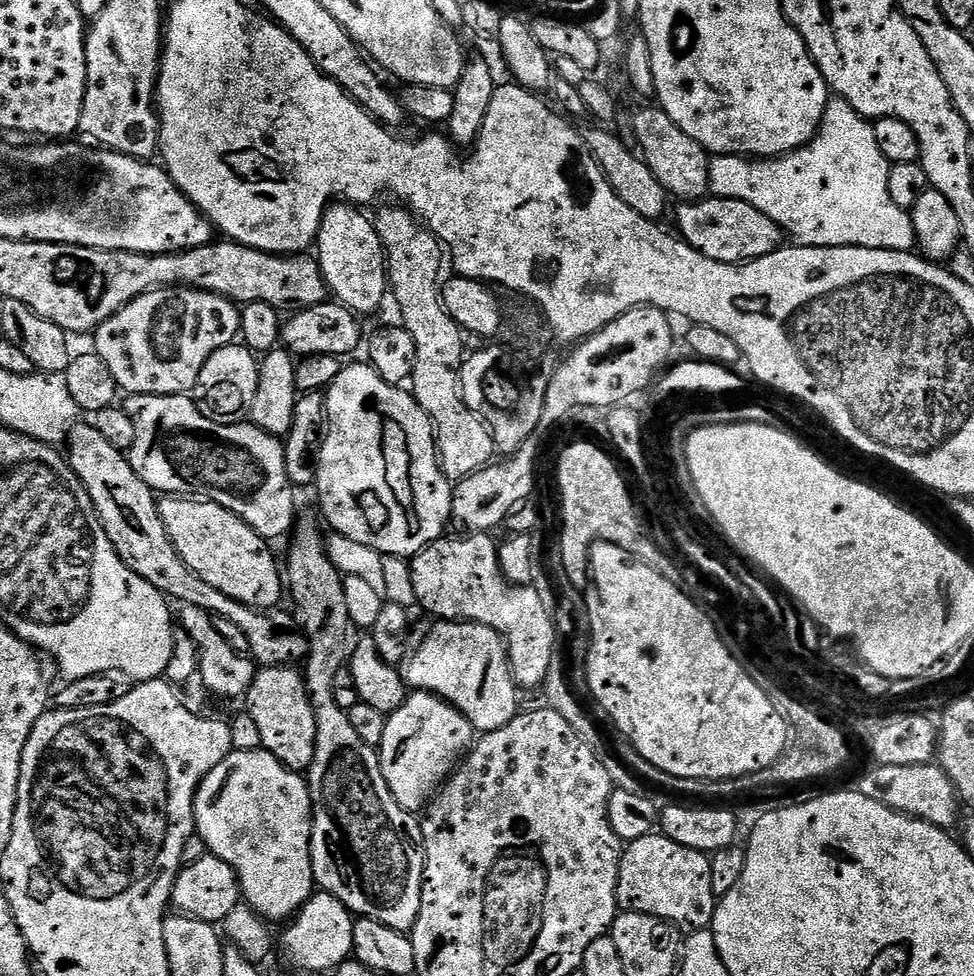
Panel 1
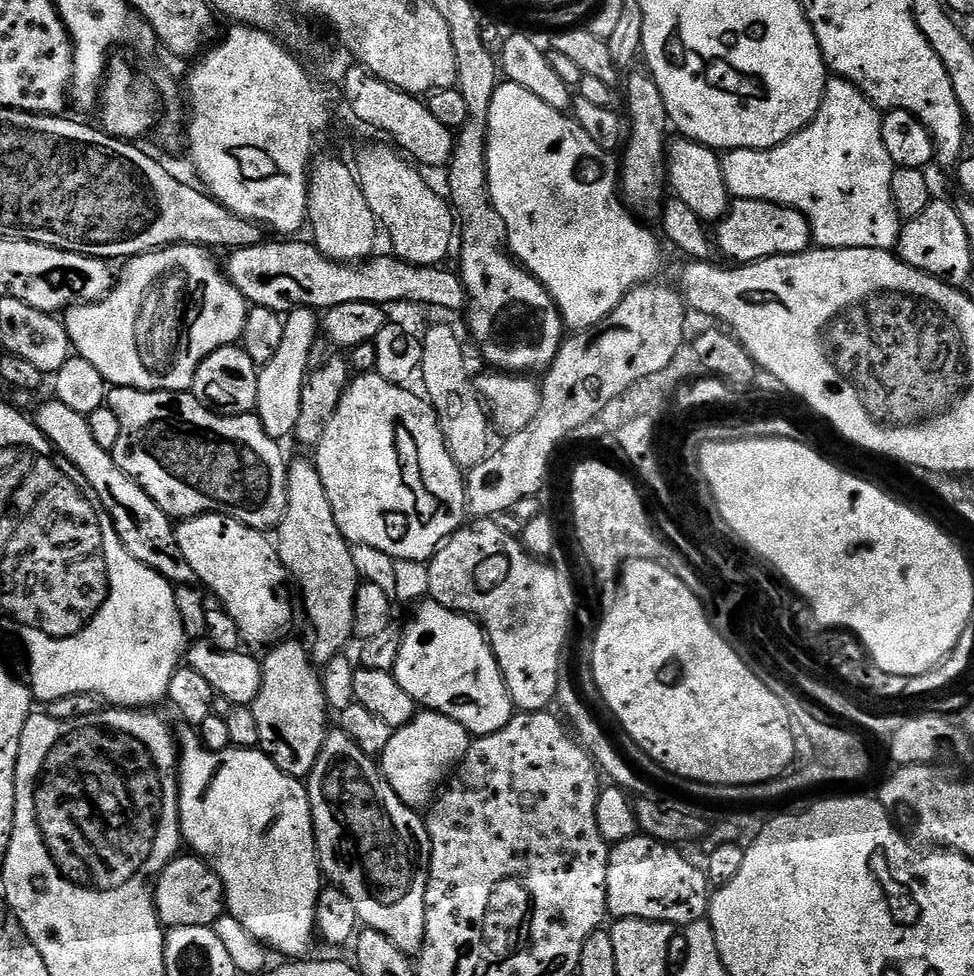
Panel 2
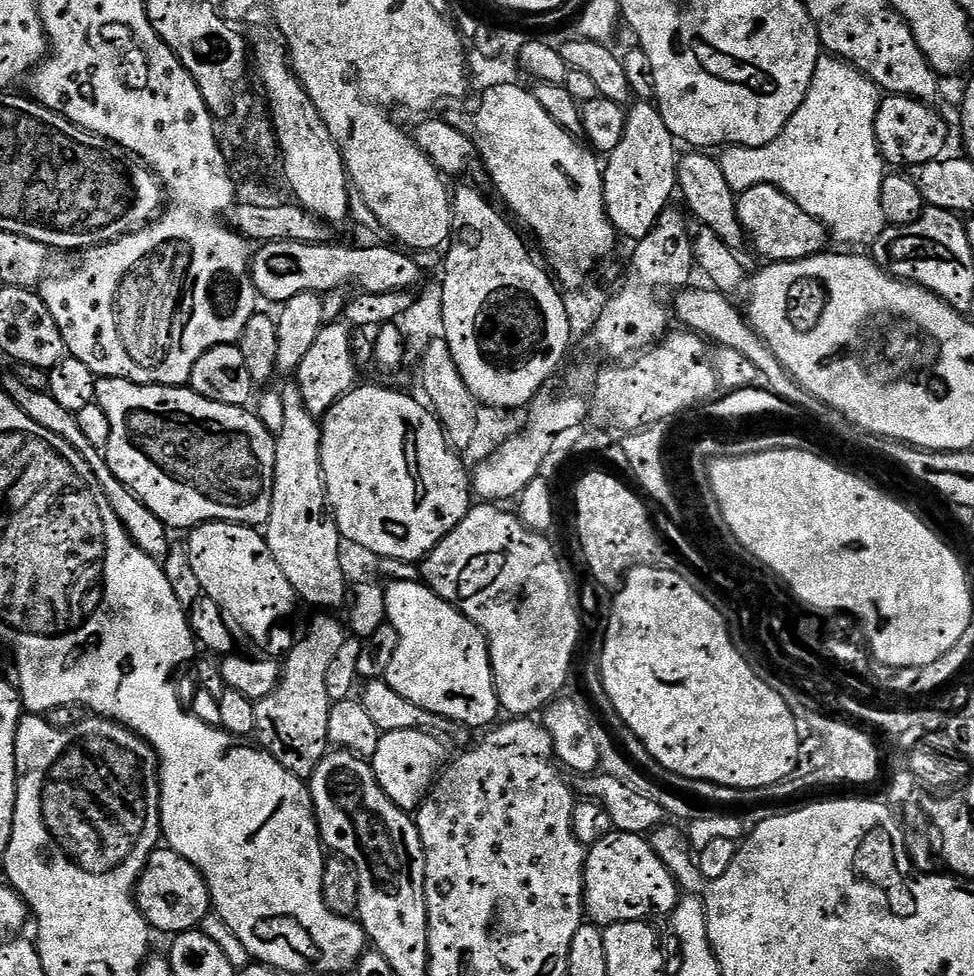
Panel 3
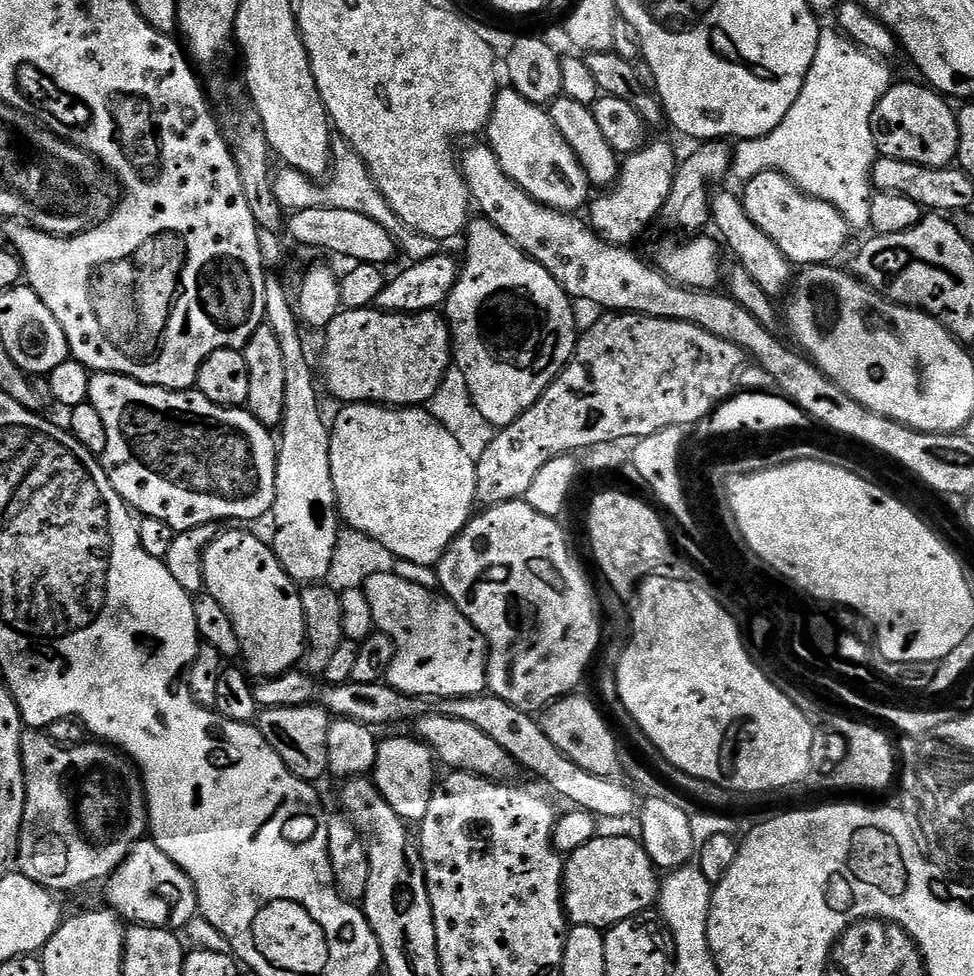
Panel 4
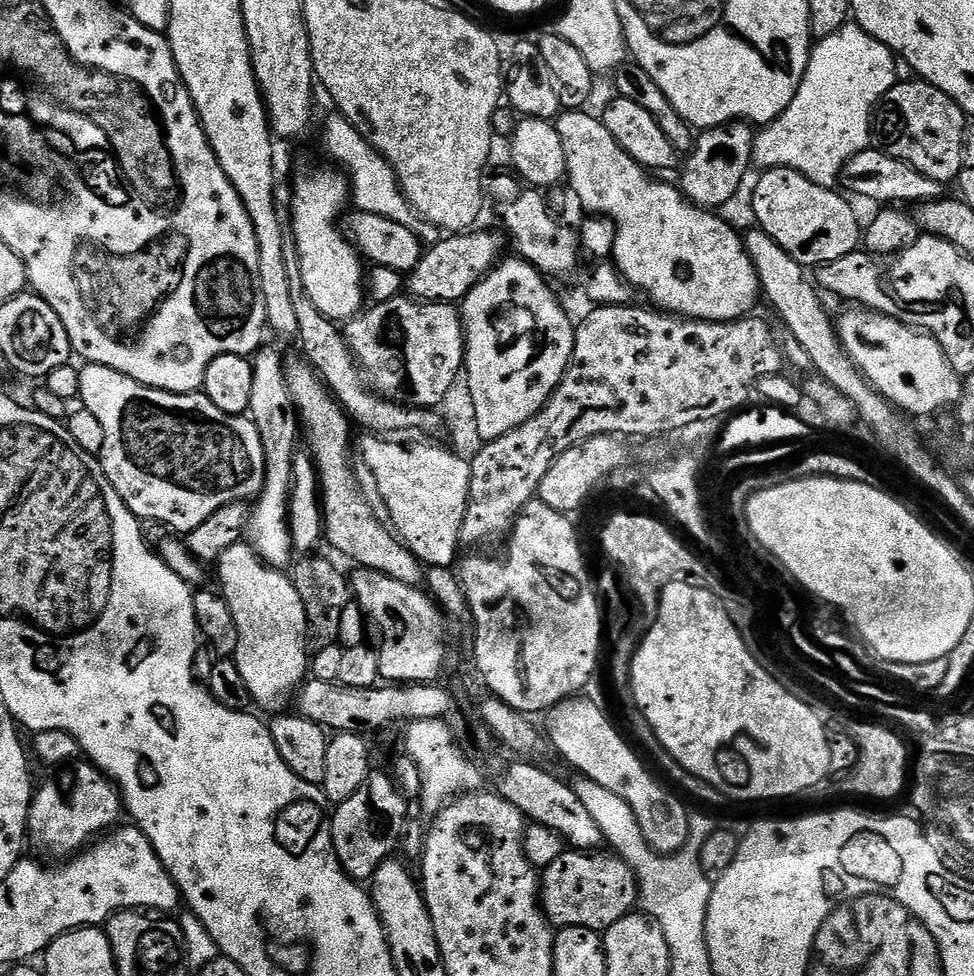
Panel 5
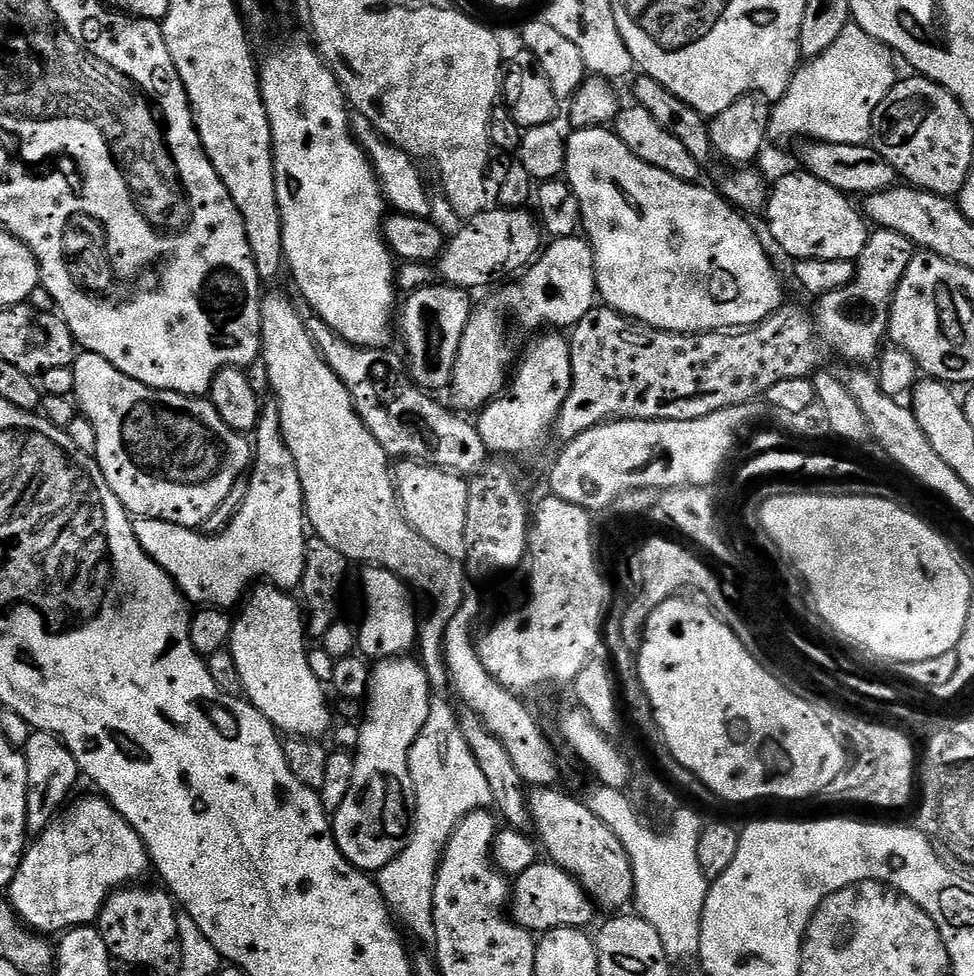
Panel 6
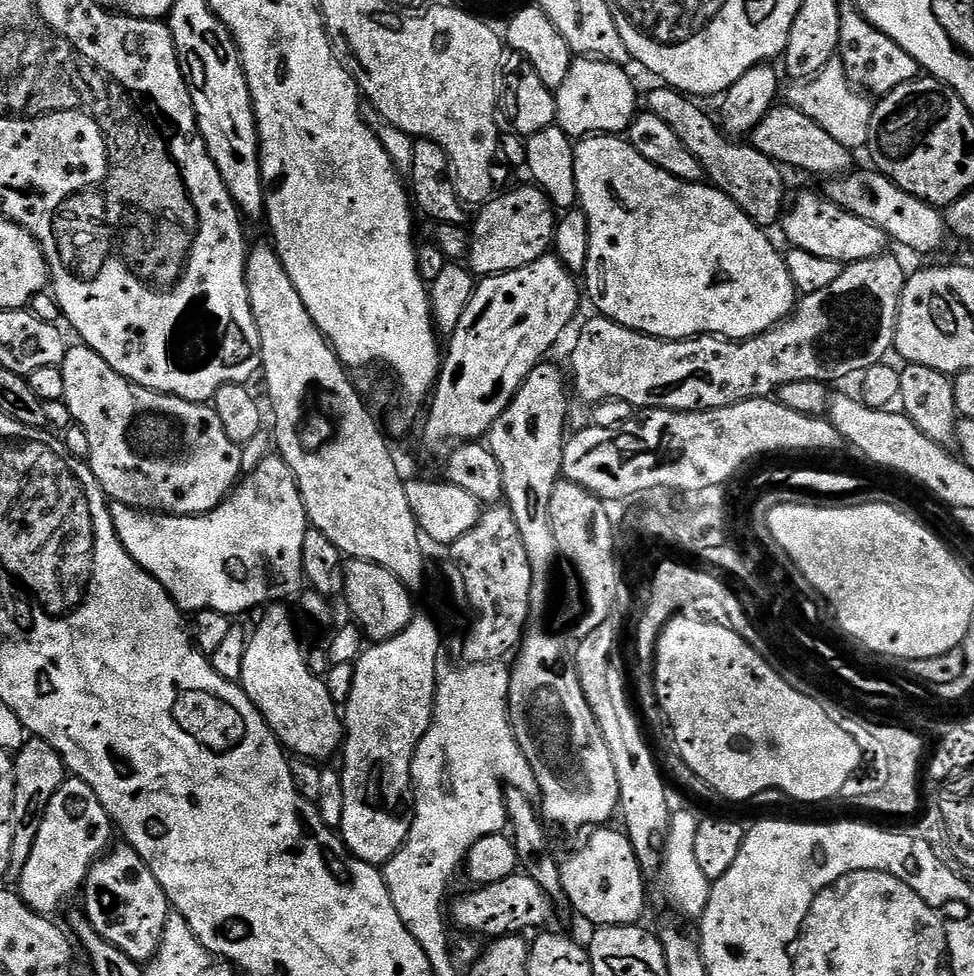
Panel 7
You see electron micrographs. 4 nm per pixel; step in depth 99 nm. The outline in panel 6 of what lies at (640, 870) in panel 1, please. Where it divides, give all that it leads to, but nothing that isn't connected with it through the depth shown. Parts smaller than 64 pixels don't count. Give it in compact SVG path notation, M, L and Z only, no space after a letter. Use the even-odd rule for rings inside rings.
M538 862L521 876L515 877L510 888L510 916L527 932L543 934L555 928L583 928L595 918L597 909L575 876L551 862Z

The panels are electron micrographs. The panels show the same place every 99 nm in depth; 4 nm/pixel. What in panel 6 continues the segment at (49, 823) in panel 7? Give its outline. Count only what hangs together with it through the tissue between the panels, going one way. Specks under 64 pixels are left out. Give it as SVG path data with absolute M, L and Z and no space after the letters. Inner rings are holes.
M91 795L78 801L76 805L73 803L59 819L49 824L46 831L27 845L18 866L18 874L14 874L12 883L6 889L16 915L37 934L60 934L69 928L91 925L99 917L111 892L133 882L143 881L140 879L150 872L148 851L140 835L132 829L130 822L126 822L126 818L122 818L122 814L118 814L113 804L99 795Z

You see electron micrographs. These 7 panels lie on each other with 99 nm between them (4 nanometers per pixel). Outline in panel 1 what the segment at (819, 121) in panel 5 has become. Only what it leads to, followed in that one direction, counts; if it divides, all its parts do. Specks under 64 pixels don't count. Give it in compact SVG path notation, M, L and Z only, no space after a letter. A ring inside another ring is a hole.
M839 98L829 99L824 117L816 136L804 147L775 158L749 158L747 156L713 155L708 162L712 196L730 198L762 210L792 236L797 245L805 248L873 248L891 252L912 252L917 247L916 231L911 215L905 209L894 206L890 198L890 182L887 158L874 139L873 121L866 119Z

